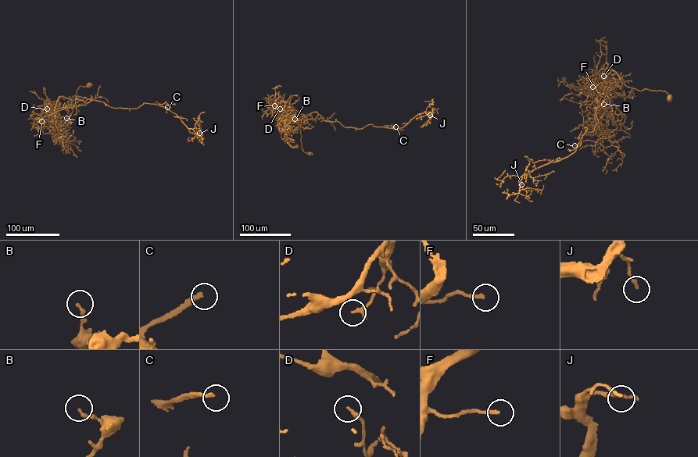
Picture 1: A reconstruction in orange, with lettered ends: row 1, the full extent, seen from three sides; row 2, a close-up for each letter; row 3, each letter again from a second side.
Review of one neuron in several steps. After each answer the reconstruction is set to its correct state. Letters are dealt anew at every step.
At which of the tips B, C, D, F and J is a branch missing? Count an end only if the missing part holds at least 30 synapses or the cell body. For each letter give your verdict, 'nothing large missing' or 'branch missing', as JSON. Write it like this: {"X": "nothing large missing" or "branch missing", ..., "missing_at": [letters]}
{"B": "nothing large missing", "C": "branch missing", "D": "nothing large missing", "F": "nothing large missing", "J": "nothing large missing", "missing_at": ["C"]}

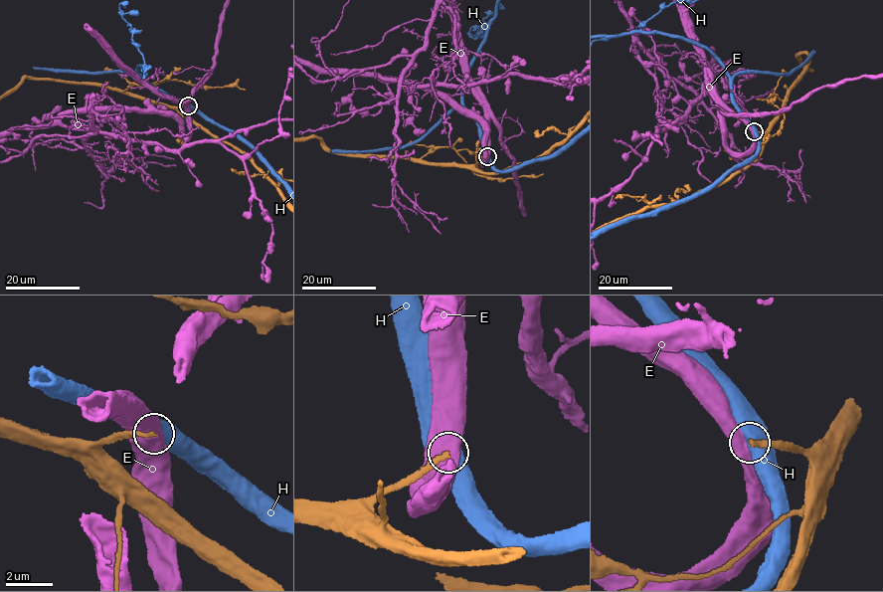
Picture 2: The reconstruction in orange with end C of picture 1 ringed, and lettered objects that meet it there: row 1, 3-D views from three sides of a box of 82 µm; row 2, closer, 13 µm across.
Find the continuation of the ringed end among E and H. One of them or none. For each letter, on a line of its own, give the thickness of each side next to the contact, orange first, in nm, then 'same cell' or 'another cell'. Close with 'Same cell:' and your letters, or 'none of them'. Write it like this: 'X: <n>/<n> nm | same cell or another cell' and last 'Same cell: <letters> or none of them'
E: 240/650 nm | another cell
H: 280/550 nm | another cell
Same cell: none of them

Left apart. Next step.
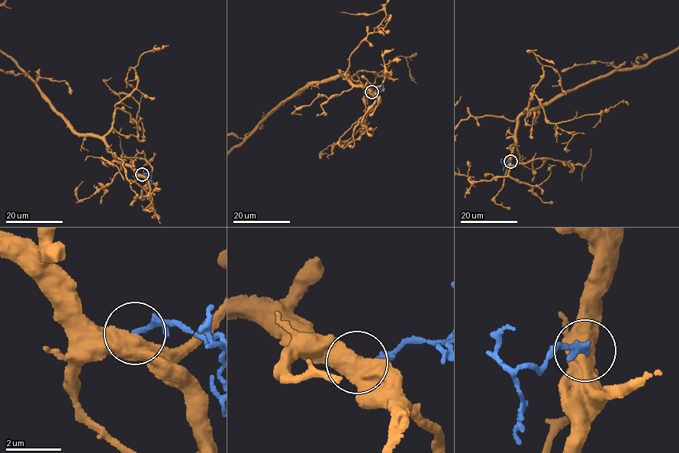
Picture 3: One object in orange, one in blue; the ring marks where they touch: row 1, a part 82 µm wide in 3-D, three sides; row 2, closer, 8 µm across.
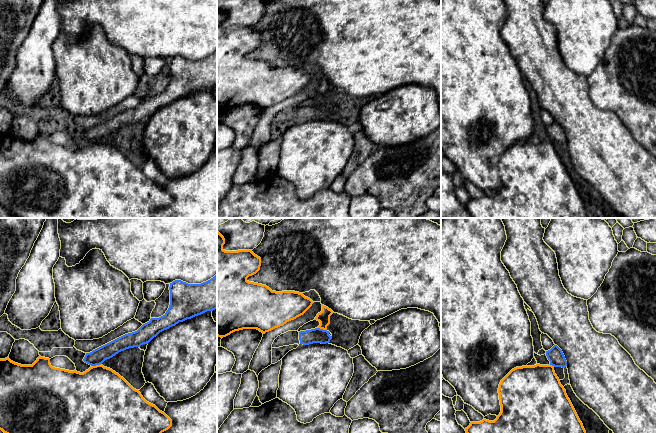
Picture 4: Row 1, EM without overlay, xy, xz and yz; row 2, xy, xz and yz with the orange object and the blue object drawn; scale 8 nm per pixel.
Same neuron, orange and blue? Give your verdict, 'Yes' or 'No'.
No

